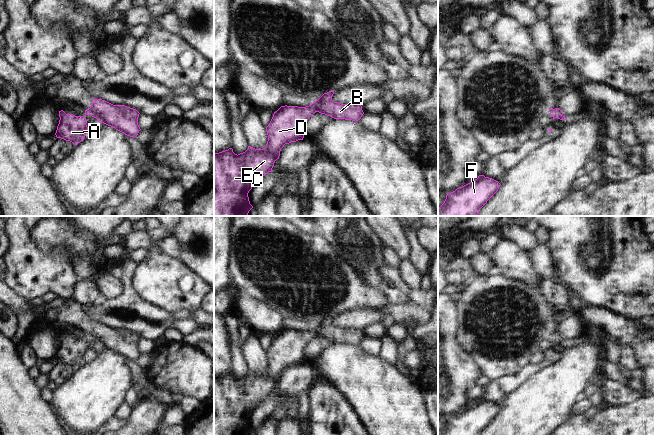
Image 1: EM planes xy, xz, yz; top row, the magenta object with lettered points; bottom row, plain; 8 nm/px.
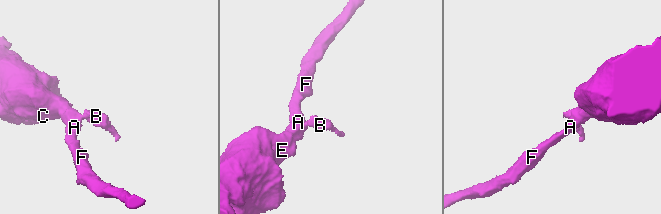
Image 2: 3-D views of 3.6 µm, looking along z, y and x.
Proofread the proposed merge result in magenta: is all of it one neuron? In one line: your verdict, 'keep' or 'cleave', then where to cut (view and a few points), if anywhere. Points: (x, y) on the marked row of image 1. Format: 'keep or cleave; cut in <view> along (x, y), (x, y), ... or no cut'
cleave; cut in xz along (312, 103), (316, 111)

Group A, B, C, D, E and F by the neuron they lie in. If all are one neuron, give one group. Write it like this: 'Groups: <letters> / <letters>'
Groups: A C D E F / B

